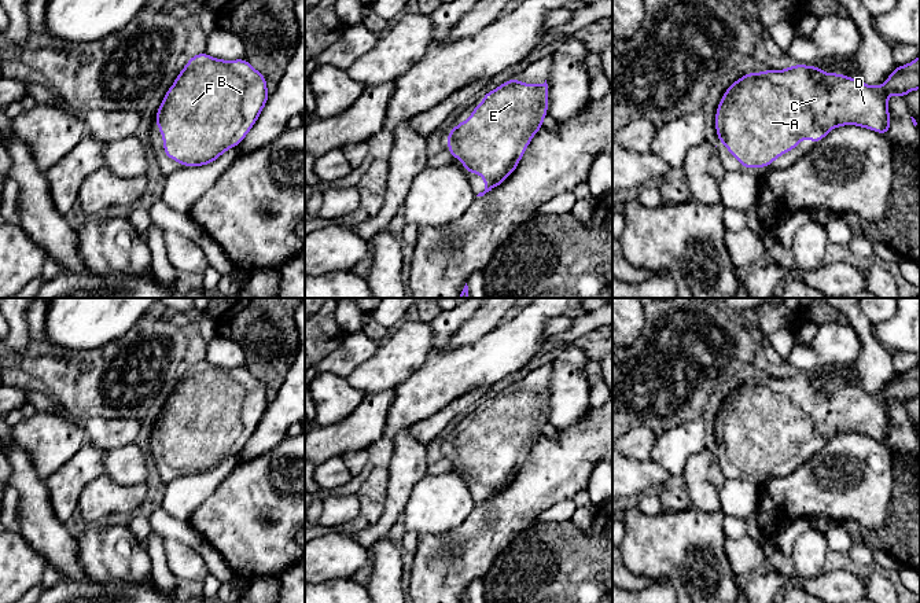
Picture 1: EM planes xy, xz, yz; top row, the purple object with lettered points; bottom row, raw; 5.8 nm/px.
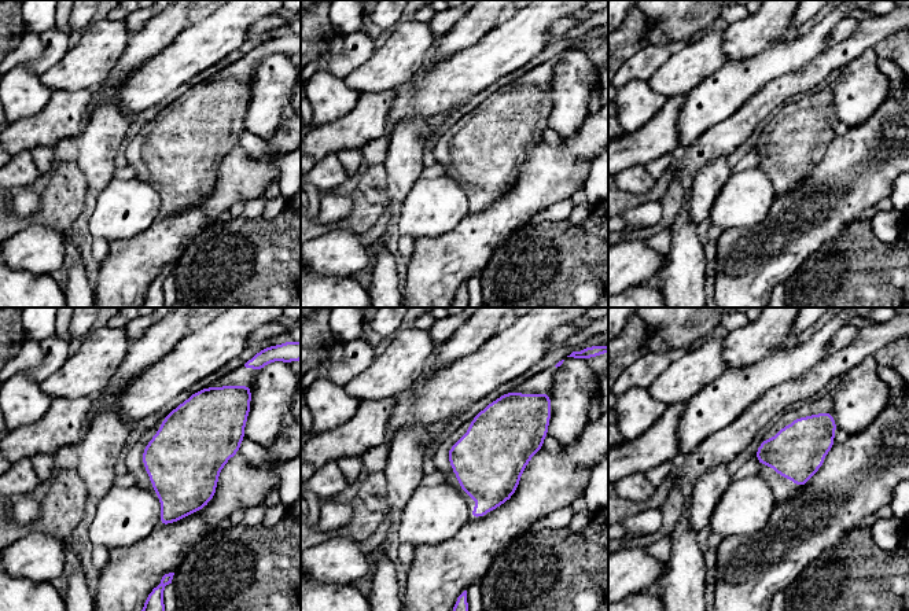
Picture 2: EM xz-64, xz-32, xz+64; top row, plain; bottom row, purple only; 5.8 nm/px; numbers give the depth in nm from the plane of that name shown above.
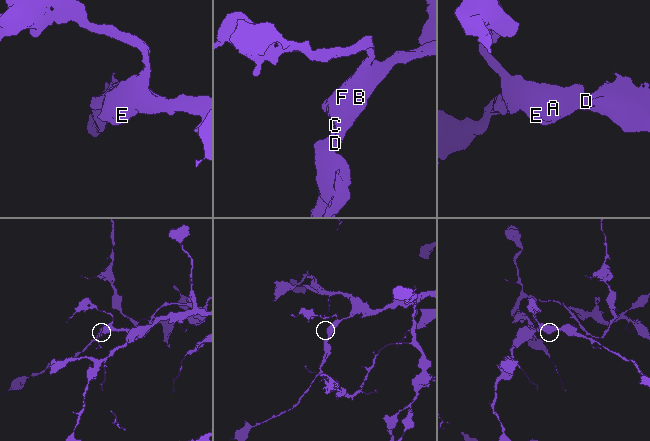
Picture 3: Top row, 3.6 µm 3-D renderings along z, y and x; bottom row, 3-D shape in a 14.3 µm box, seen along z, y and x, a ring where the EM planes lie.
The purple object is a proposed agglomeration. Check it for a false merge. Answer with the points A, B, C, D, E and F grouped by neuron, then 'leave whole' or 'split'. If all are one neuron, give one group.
groups A B C D E F; leave whole

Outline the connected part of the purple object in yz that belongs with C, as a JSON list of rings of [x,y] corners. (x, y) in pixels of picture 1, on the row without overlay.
[[[920,363],[909,372],[895,374],[880,394],[869,394],[860,386],[840,380],[827,382],[816,372],[795,371],[779,379],[748,379],[731,390],[717,415],[717,453],[724,449],[726,457],[748,478],[769,474],[803,446],[818,452],[836,434],[857,433],[887,442],[891,434],[887,416],[890,401],[905,408],[906,401],[915,397],[920,397]]]

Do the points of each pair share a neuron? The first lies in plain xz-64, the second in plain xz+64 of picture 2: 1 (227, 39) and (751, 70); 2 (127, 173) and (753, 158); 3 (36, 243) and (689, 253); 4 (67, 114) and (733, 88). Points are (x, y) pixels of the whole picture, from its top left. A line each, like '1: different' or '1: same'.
1: same
2: same
3: different
4: different

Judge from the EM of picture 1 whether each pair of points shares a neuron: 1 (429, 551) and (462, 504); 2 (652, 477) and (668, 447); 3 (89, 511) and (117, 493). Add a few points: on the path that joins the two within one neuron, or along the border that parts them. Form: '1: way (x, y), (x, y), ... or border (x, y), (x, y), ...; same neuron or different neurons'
1: border (468, 513), (449, 530), (418, 535); different neurons
2: border (650, 458), (672, 475); different neurons
3: way (96, 504), (103, 497), (110, 497); same neuron

